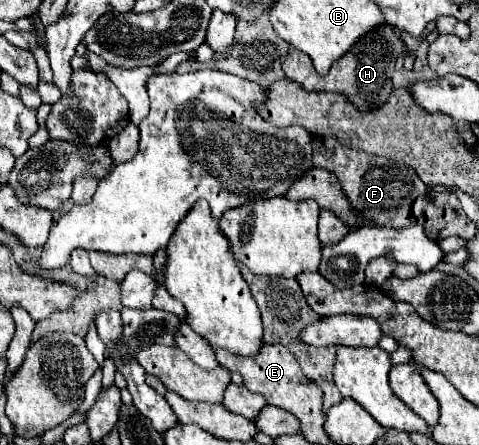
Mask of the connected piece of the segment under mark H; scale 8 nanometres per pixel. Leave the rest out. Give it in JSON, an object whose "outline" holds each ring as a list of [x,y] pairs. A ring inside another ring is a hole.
{"outline":[[[384,23],[376,29],[372,29],[370,33],[366,33],[360,41],[356,41],[356,45],[344,55],[340,57],[330,73],[326,77],[320,77],[318,71],[312,67],[312,61],[308,59],[308,55],[304,55],[302,51],[290,49],[282,69],[286,73],[286,77],[290,81],[300,83],[304,89],[308,91],[334,91],[334,93],[346,93],[348,99],[362,111],[366,109],[378,109],[384,105],[384,101],[388,99],[390,91],[392,91],[392,73],[394,73],[394,65],[400,53],[406,51],[406,45],[400,39],[400,33],[396,27]]]}

